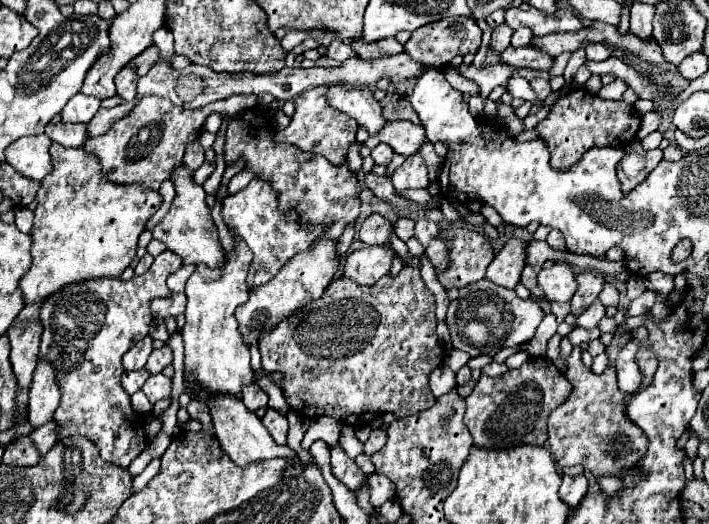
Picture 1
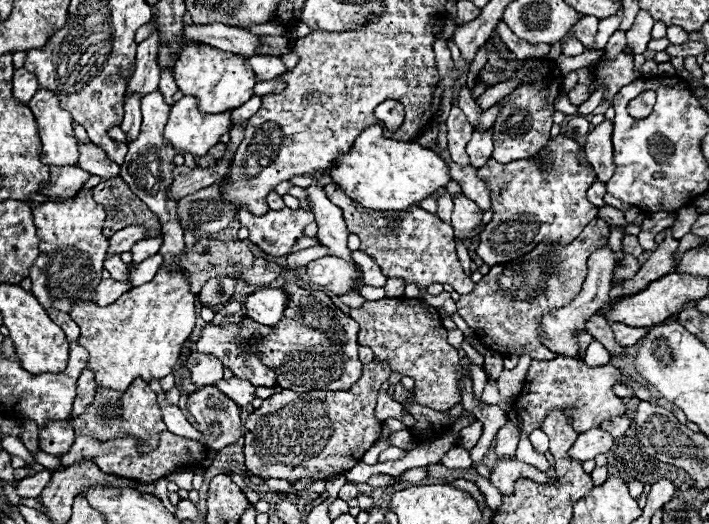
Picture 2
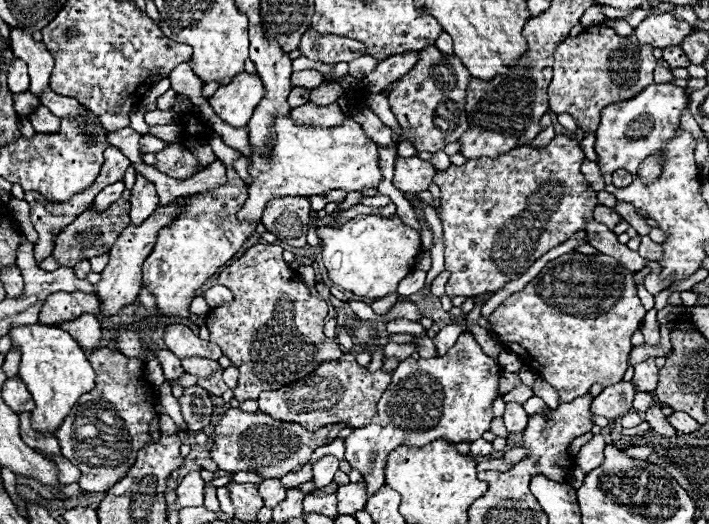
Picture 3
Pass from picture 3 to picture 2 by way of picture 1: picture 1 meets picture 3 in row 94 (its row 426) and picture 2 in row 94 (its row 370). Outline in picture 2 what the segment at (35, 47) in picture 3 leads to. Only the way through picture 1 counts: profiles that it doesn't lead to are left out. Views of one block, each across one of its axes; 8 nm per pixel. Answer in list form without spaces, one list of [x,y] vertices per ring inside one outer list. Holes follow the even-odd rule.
[[[38,88],[34,100],[30,100],[38,124],[38,136],[42,142],[42,162],[54,166],[76,166],[78,140],[72,130],[72,116],[60,108],[58,96],[46,88]]]

